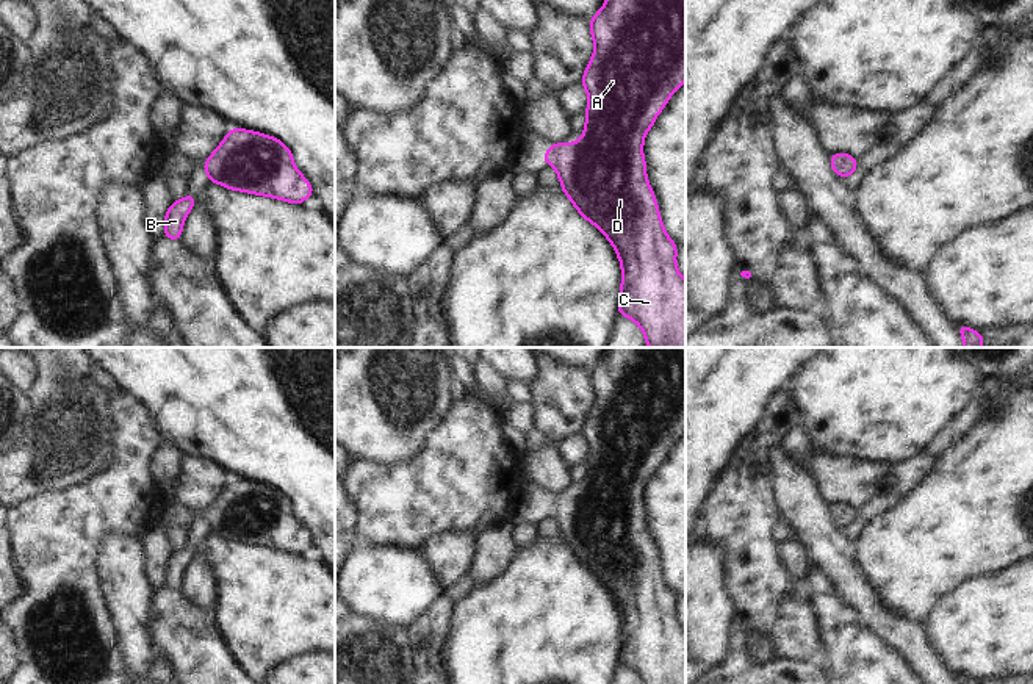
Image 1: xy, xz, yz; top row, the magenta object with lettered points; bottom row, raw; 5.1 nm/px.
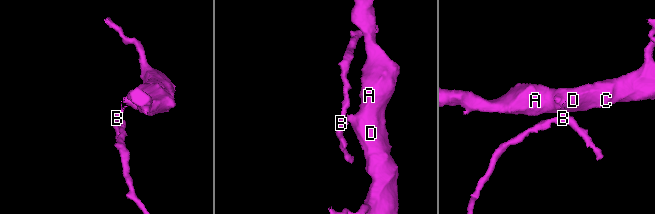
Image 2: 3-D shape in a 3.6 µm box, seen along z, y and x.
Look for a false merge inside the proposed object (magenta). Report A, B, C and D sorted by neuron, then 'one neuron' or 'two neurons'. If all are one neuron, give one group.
A C D / B; two neurons

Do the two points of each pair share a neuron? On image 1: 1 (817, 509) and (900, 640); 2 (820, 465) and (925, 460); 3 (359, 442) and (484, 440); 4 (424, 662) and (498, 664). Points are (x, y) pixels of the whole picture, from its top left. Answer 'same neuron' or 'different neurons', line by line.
1: same neuron
2: same neuron
3: different neurons
4: different neurons

